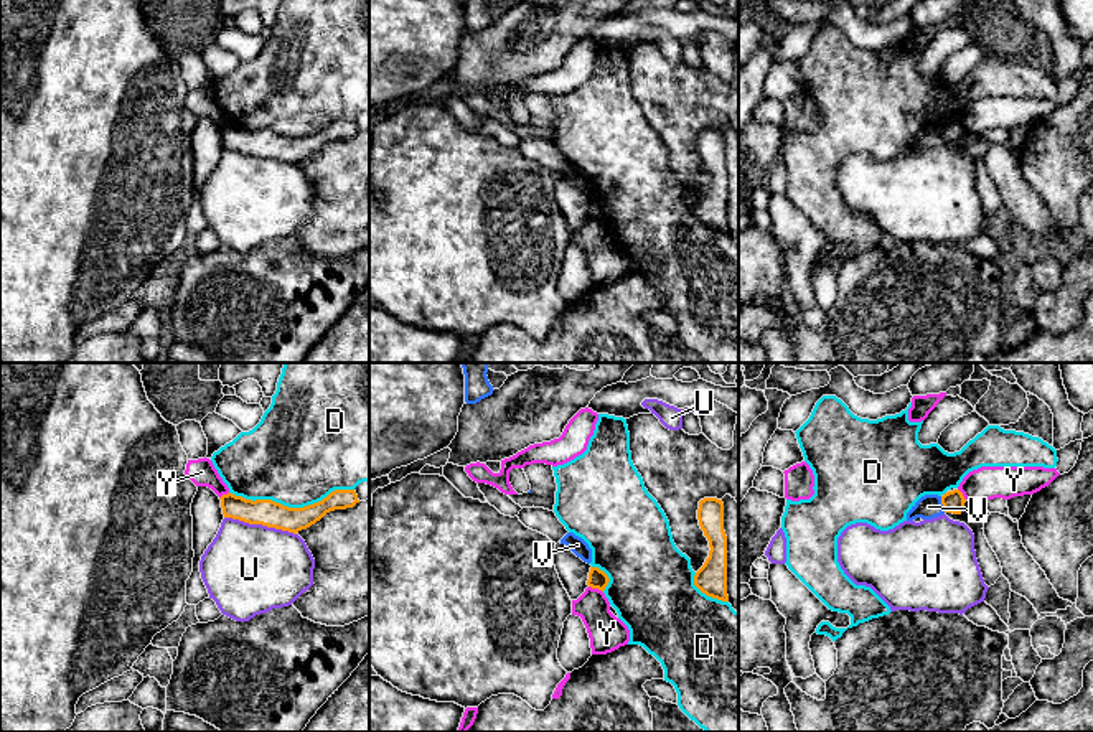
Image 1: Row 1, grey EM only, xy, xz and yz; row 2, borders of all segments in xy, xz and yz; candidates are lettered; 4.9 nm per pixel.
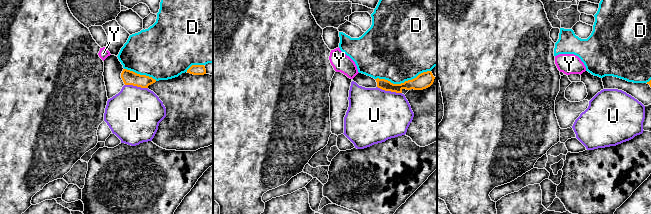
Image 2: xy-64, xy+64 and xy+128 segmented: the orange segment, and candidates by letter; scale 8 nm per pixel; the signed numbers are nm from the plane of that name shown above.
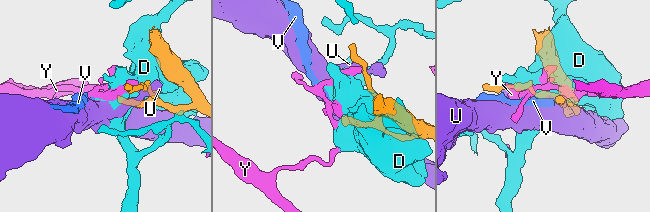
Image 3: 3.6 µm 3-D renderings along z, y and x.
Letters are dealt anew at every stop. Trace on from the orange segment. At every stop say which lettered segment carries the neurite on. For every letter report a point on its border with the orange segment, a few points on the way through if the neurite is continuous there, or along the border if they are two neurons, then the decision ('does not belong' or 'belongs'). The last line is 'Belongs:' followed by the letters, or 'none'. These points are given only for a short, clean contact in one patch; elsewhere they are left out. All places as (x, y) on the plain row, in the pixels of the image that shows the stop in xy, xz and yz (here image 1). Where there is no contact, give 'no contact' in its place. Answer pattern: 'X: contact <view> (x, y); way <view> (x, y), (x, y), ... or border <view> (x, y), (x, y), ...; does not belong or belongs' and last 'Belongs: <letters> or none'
D: contact xy (290, 139); does not belong
U: contact xy (261, 154); does not belong
V: contact yz (942, 134); border yz (940, 127), (945, 142); does not belong
Y: contact xz (595, 218); border xz (589, 216), (602, 223); does not belong
Belongs: none

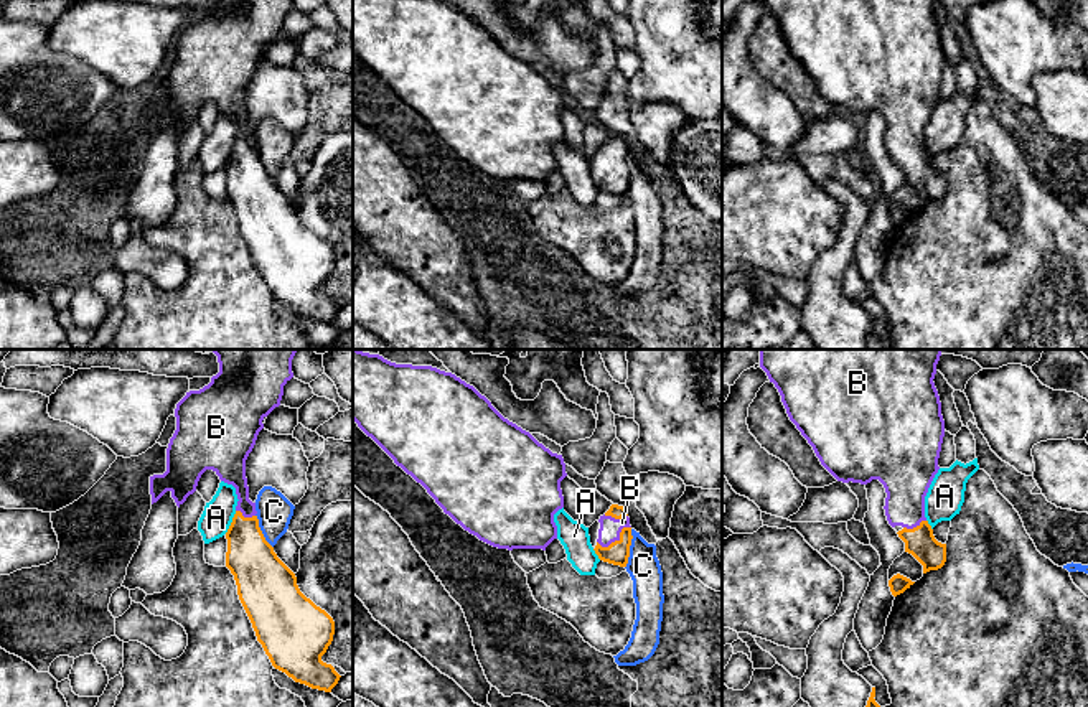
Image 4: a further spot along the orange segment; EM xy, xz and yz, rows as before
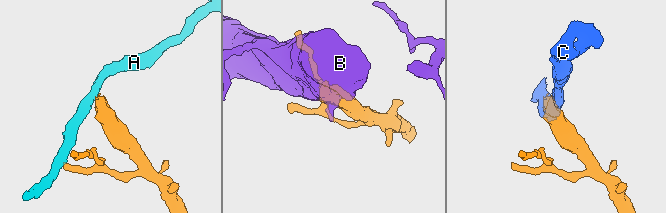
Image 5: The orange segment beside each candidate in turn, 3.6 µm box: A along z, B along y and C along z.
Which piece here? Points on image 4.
A: contact xy (231, 154); border xy (236, 142), (225, 163); does not belong
B: contact xz (615, 172); way xz (617, 183), (615, 172), (615, 163), (610, 159); belongs
C: contact xz (628, 180); border xz (632, 160), (630, 187), (625, 198); does not belong
Belongs: B

